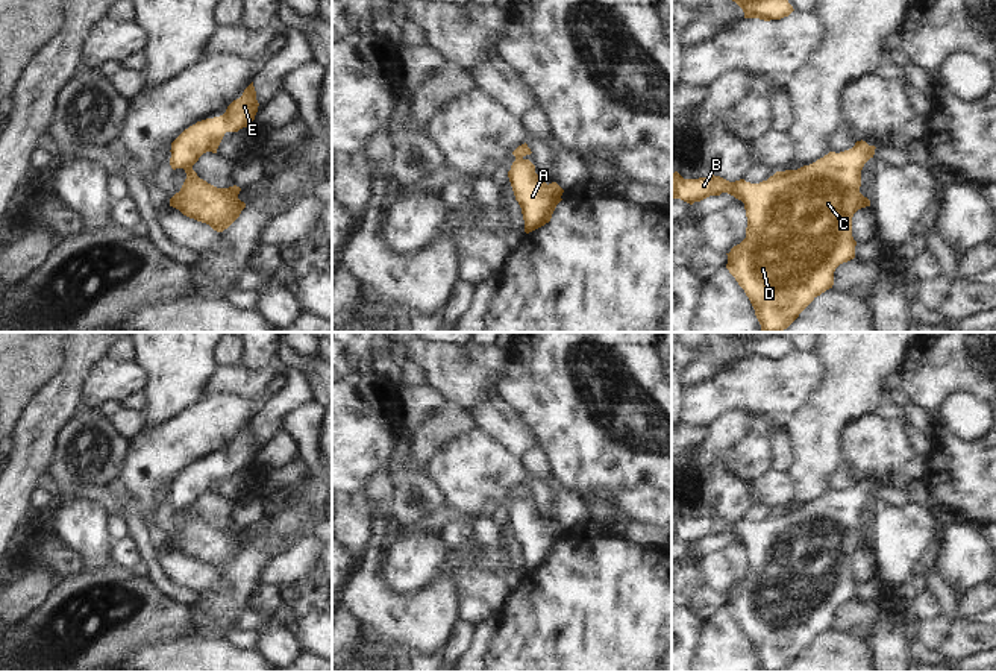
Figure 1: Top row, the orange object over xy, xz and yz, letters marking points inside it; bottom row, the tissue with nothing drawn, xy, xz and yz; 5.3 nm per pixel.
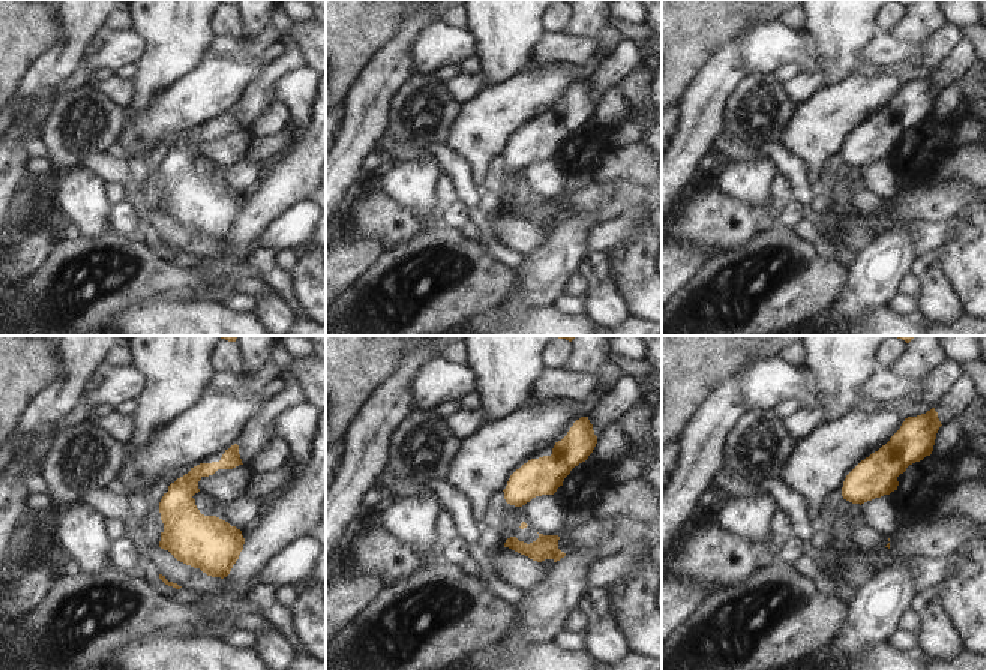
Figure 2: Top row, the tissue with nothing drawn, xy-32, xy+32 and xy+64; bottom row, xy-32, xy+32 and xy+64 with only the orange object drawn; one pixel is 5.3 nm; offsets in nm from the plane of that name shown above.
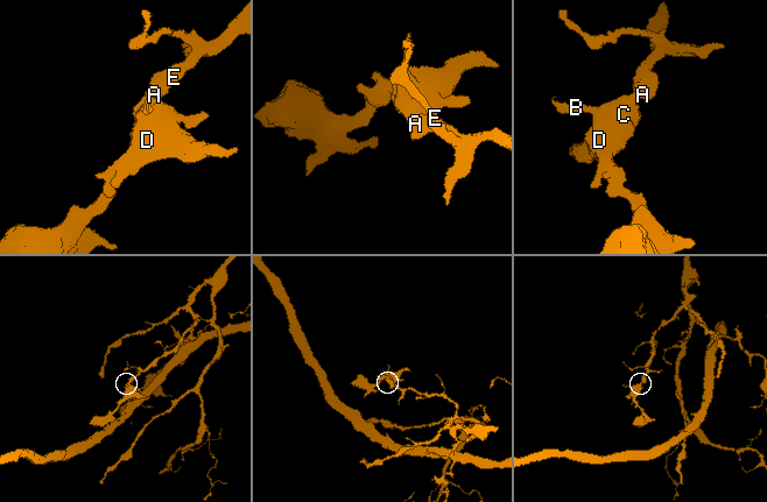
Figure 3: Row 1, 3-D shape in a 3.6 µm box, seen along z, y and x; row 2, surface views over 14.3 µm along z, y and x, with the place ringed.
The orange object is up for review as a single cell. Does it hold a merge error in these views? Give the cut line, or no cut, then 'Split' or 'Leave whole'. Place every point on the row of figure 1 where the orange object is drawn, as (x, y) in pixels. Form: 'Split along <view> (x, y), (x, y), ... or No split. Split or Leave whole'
No split. Leave whole.

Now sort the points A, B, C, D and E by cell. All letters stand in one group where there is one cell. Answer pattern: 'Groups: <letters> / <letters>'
Groups: A B C D E.

